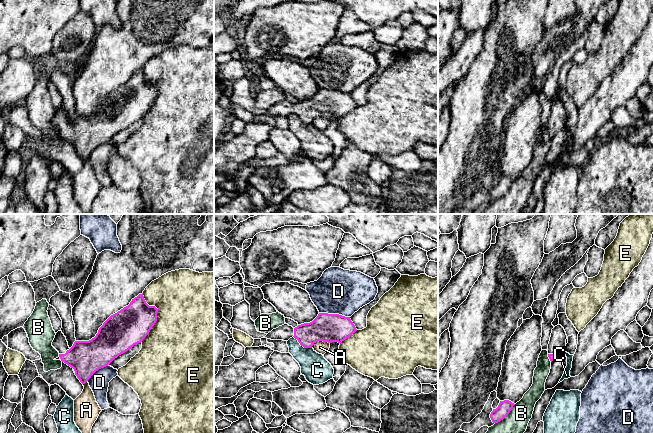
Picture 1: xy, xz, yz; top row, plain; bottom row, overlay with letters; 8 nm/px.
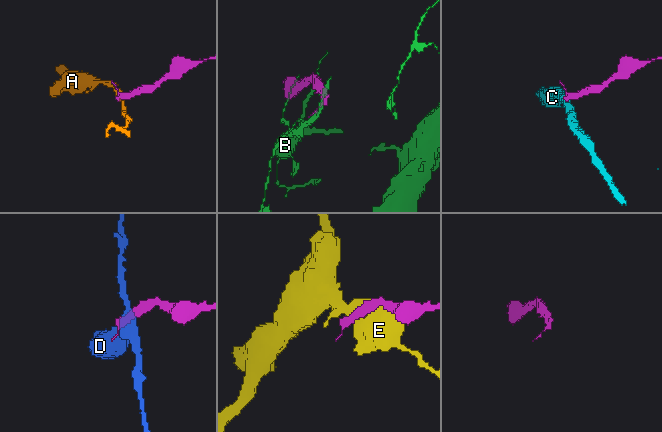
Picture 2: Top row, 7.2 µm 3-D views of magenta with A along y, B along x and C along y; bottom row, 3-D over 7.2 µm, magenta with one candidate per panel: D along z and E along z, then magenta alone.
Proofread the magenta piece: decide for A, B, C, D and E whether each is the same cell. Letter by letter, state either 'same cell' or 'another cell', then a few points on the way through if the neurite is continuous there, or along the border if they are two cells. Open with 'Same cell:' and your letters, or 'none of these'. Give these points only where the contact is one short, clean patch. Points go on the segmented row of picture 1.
Same cell: none of these
A: another cell
B: another cell
C: another cell | along xz (293, 336), (301, 345), (311, 348)
D: another cell
E: another cell

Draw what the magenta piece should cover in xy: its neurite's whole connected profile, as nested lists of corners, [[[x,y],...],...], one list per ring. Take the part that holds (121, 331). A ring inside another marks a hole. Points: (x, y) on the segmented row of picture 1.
[[[142,294],[132,299],[130,304],[111,315],[99,328],[98,333],[89,341],[75,341],[70,348],[62,331],[58,331],[52,346],[59,352],[62,362],[74,369],[75,375],[82,384],[101,368],[108,366],[115,358],[141,343],[157,321],[158,309],[149,306]]]

